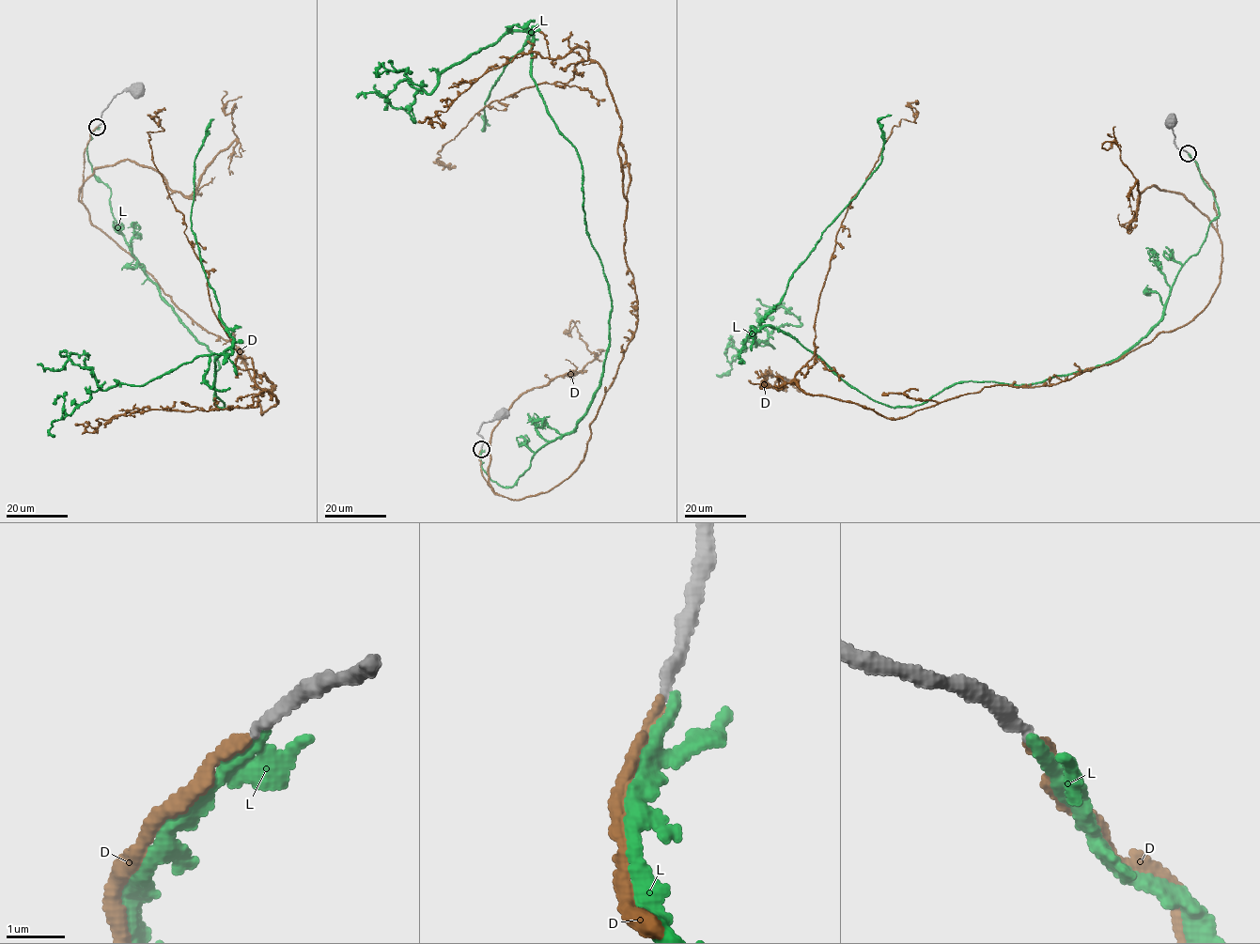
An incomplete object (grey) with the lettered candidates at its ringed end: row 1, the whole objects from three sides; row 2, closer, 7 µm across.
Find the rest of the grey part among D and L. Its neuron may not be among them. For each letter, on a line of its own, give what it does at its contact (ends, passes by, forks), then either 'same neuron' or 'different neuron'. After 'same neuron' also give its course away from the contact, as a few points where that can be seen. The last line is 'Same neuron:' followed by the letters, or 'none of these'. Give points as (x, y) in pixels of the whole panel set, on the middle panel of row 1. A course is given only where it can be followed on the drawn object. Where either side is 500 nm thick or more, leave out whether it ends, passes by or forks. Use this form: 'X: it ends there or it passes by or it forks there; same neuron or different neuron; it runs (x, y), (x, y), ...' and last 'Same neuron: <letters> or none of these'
D: it ends there; same neuron; it runs (480, 449), (512, 500), (575, 471), (637, 325), (605, 72), (583, 60), (491, 101), (439, 150), (451, 163)
L: it ends there; different neuron
Same neuron: D

